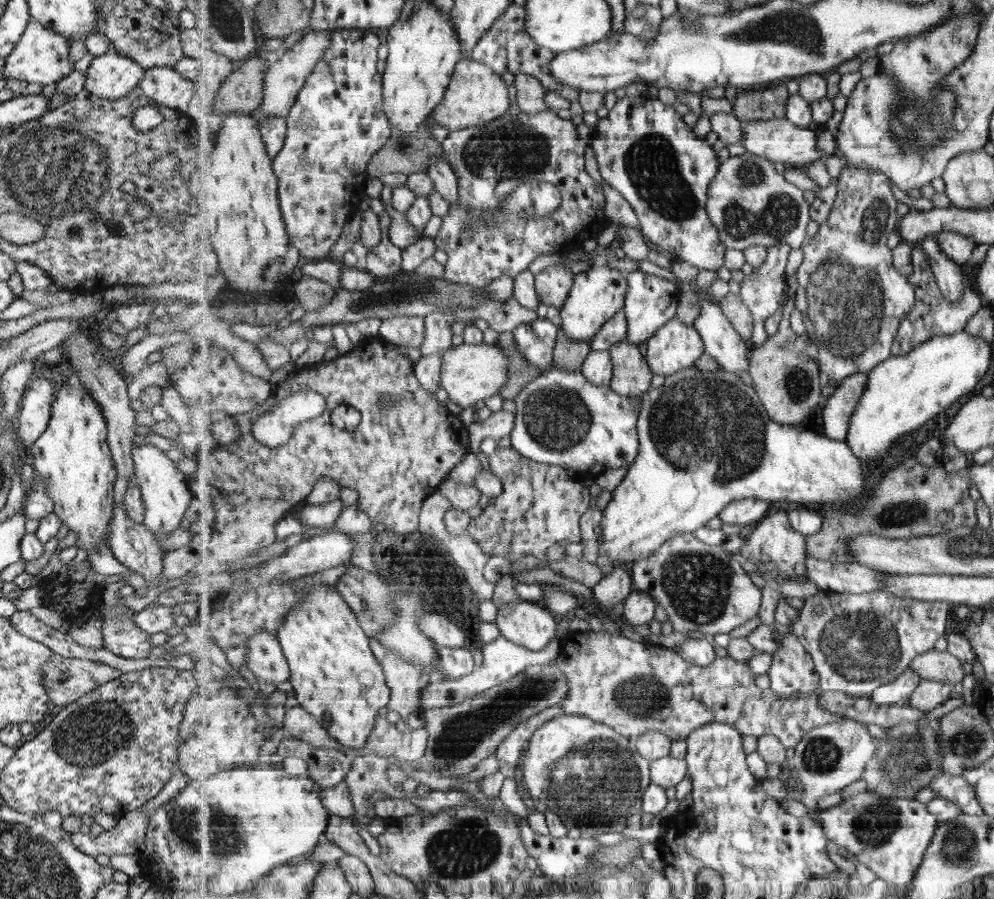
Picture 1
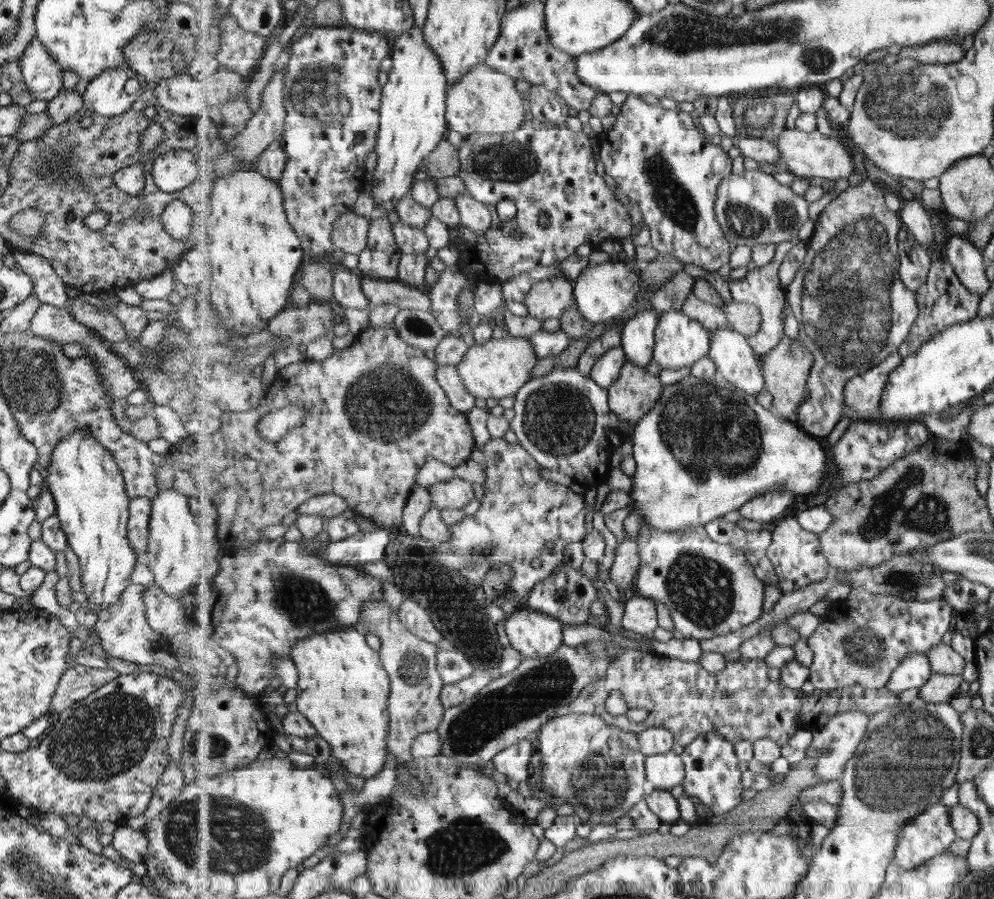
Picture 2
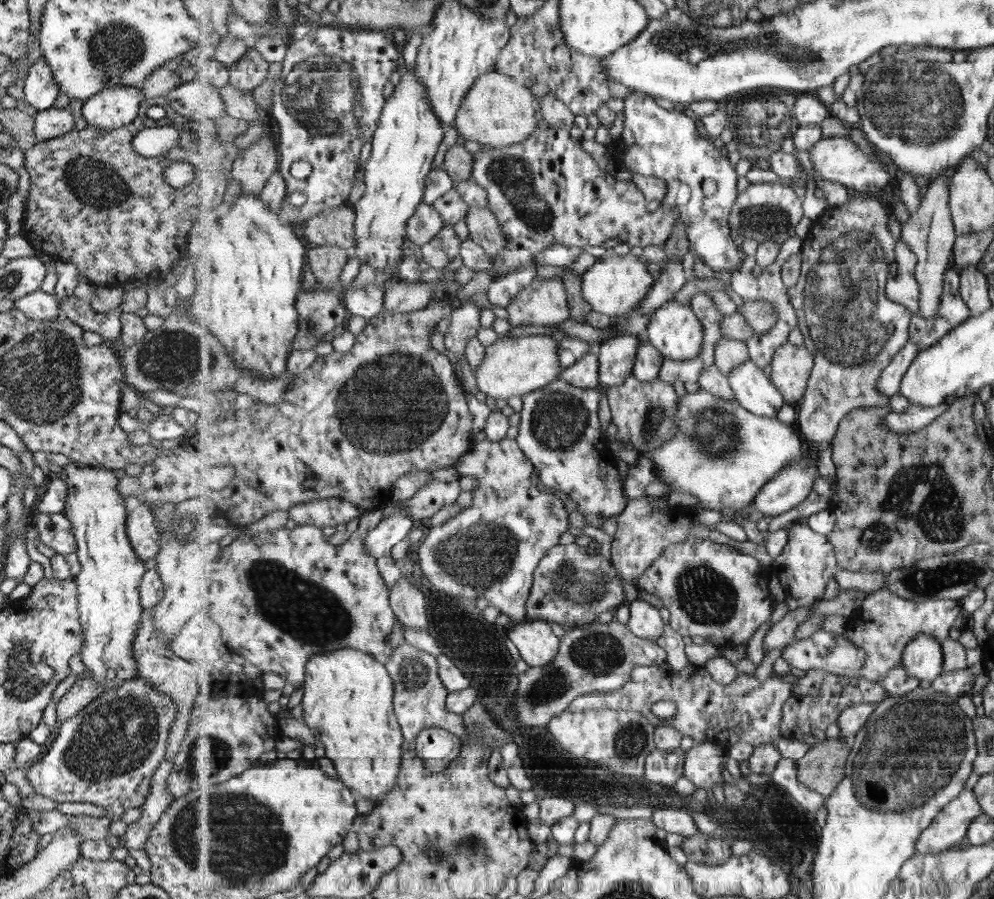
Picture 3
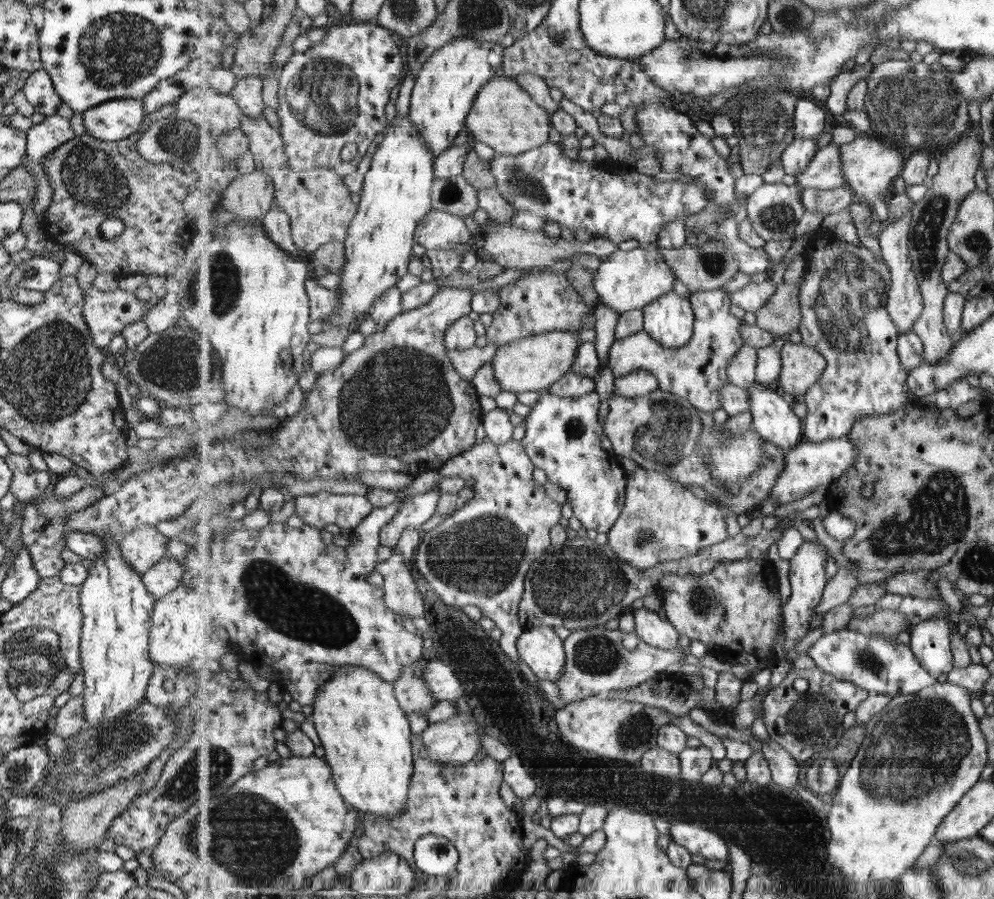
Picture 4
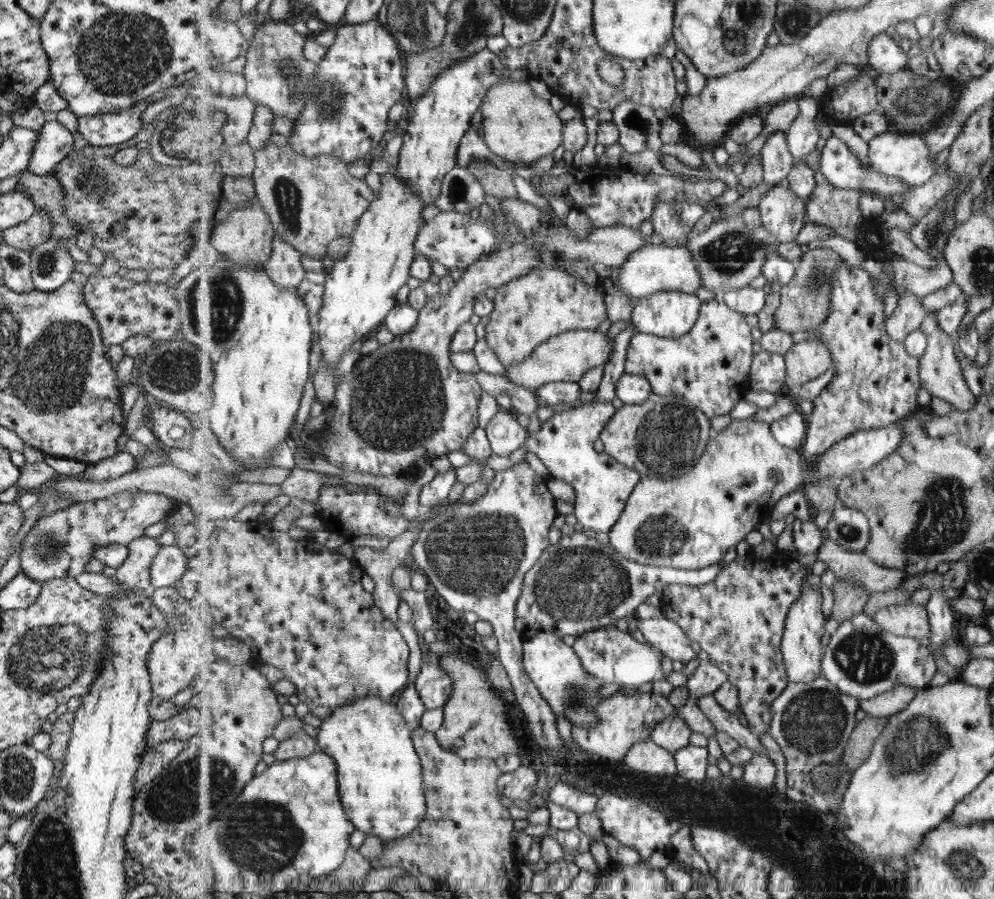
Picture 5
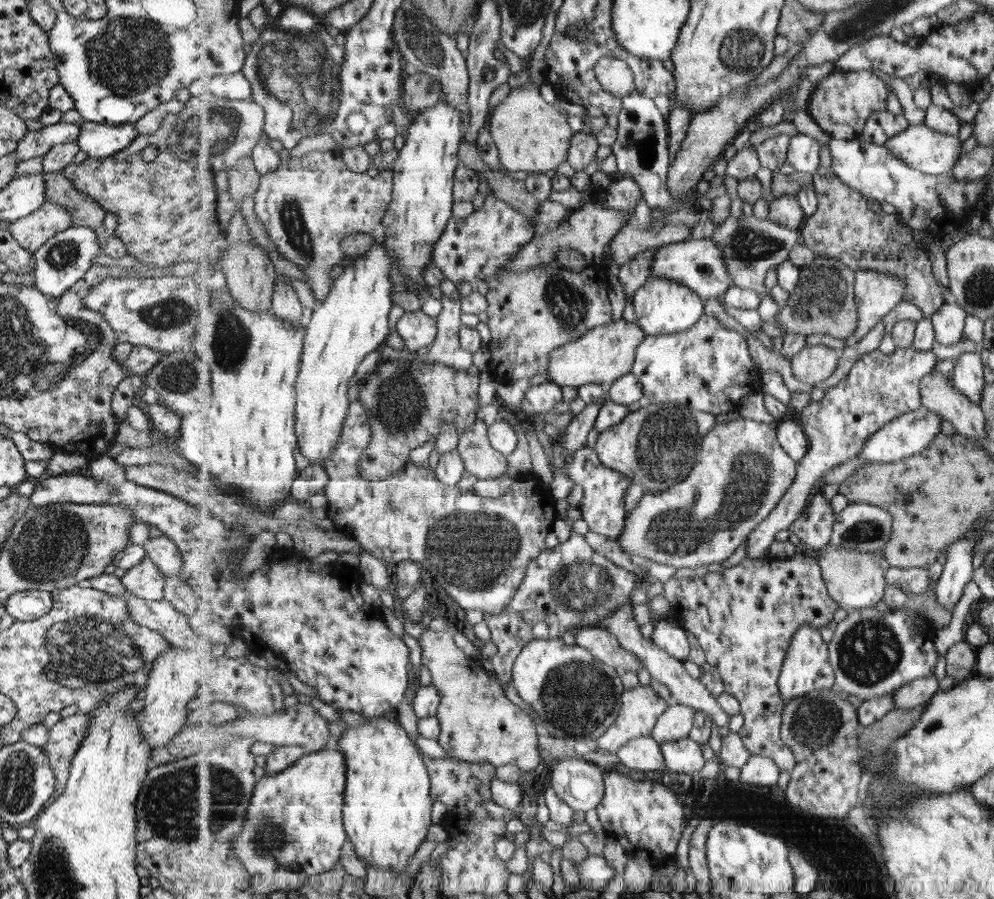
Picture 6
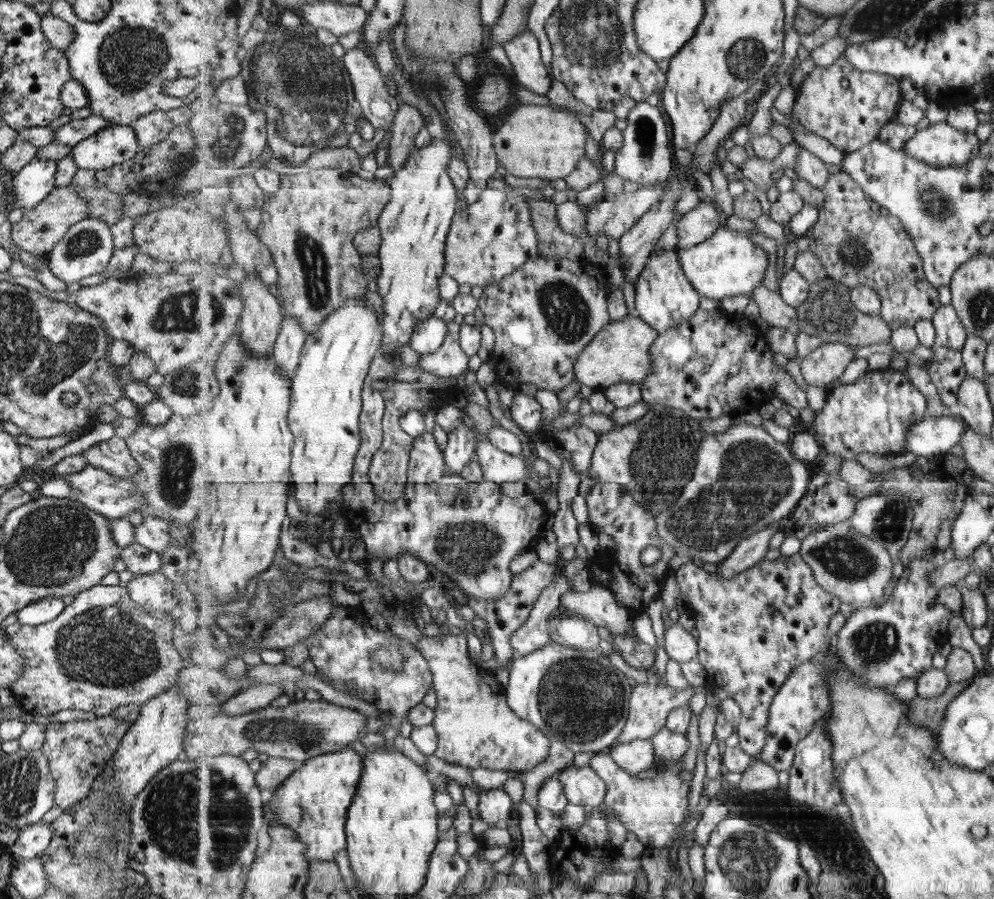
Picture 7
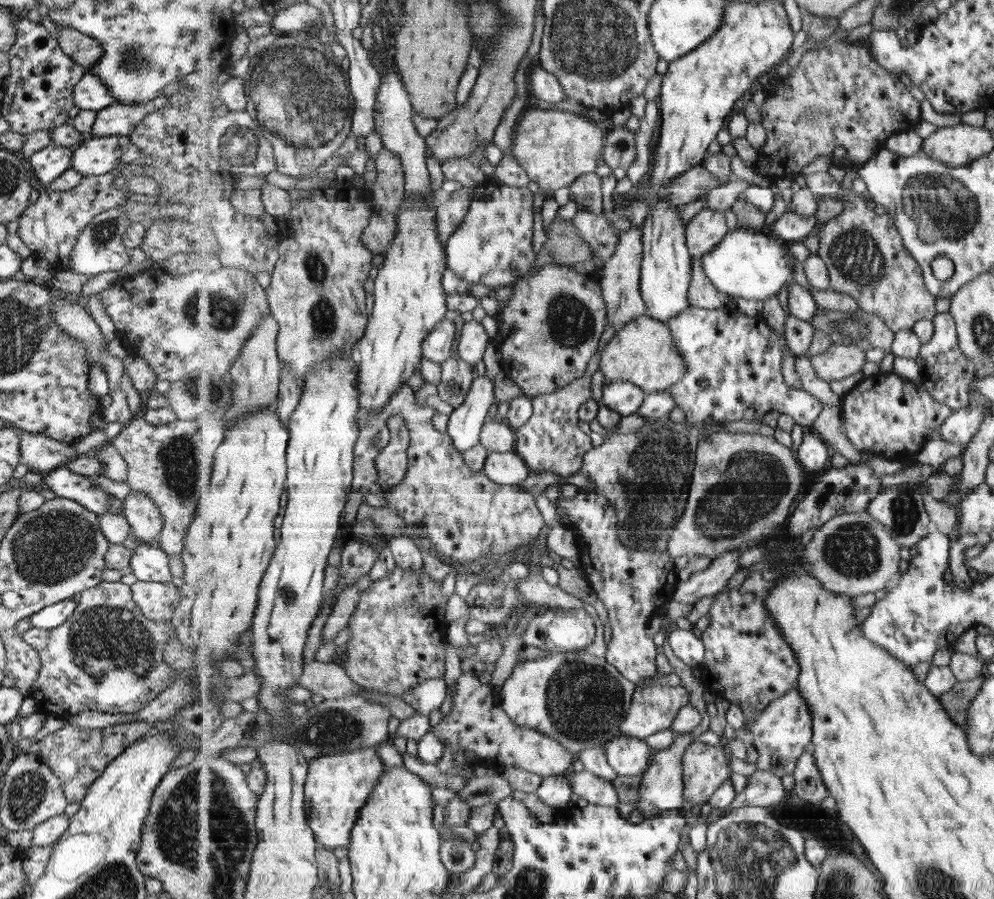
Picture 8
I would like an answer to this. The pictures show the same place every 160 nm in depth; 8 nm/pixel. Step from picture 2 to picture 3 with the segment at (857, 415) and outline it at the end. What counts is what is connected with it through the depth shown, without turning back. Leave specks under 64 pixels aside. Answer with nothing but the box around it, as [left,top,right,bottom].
[878,340,921,396]

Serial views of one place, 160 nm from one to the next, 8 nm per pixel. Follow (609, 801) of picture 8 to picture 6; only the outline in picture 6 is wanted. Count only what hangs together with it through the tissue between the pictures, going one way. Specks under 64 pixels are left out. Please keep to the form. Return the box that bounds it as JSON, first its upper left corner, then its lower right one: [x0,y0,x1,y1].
[551,756,606,811]

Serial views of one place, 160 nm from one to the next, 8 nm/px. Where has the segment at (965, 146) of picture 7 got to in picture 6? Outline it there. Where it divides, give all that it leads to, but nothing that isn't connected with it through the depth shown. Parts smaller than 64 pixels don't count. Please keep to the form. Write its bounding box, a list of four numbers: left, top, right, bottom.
[886,124,961,174]

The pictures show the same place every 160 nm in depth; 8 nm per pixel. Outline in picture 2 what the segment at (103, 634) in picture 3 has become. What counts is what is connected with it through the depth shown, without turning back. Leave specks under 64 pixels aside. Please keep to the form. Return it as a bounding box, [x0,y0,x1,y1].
[42,429,136,611]

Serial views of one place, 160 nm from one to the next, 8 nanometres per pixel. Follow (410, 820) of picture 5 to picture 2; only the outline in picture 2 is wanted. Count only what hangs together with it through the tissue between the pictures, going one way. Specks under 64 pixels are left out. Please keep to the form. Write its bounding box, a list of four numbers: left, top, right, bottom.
[292,626,391,780]

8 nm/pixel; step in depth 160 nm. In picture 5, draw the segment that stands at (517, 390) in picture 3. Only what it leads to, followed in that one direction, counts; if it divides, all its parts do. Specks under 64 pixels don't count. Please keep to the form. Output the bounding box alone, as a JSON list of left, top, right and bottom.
[505,331,615,391]

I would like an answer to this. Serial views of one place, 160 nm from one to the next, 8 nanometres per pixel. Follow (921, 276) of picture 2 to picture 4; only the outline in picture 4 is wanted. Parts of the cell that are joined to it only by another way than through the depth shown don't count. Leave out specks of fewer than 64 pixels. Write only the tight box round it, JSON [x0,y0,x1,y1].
[878,203,924,334]

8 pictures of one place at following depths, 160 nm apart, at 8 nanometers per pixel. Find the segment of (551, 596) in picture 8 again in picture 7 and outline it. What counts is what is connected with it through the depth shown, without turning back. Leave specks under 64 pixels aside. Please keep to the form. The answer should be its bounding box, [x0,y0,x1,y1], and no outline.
[561,582,632,636]

